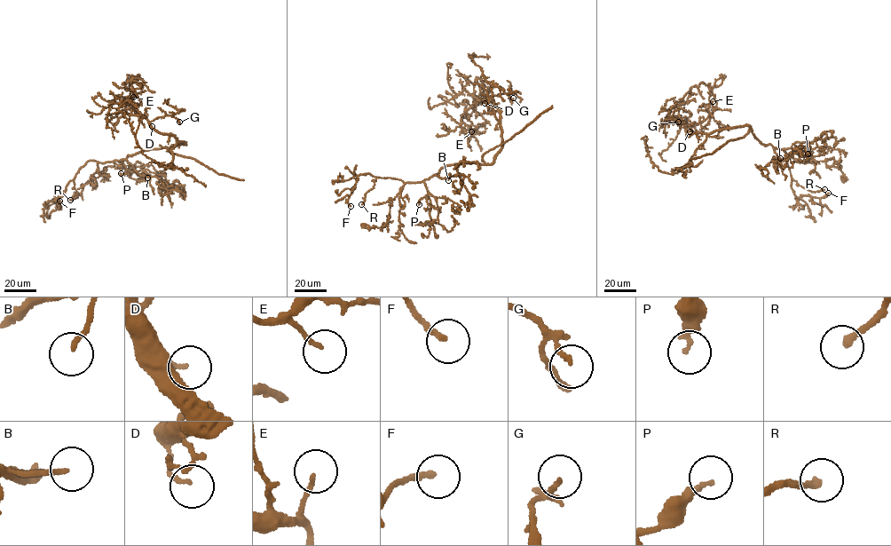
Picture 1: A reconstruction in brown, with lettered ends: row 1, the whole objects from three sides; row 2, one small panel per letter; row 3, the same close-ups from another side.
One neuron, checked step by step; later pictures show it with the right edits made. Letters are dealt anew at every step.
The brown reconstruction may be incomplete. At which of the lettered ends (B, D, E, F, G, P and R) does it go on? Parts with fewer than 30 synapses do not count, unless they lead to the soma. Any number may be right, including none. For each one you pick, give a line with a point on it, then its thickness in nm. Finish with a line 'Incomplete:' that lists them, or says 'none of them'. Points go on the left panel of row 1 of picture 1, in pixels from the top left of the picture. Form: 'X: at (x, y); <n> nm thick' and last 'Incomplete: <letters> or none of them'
E: at (133, 97); 130 nm thick
F: at (59, 201); 200 nm thick
R: at (70, 200); 240 nm thick
Incomplete: E, F, R

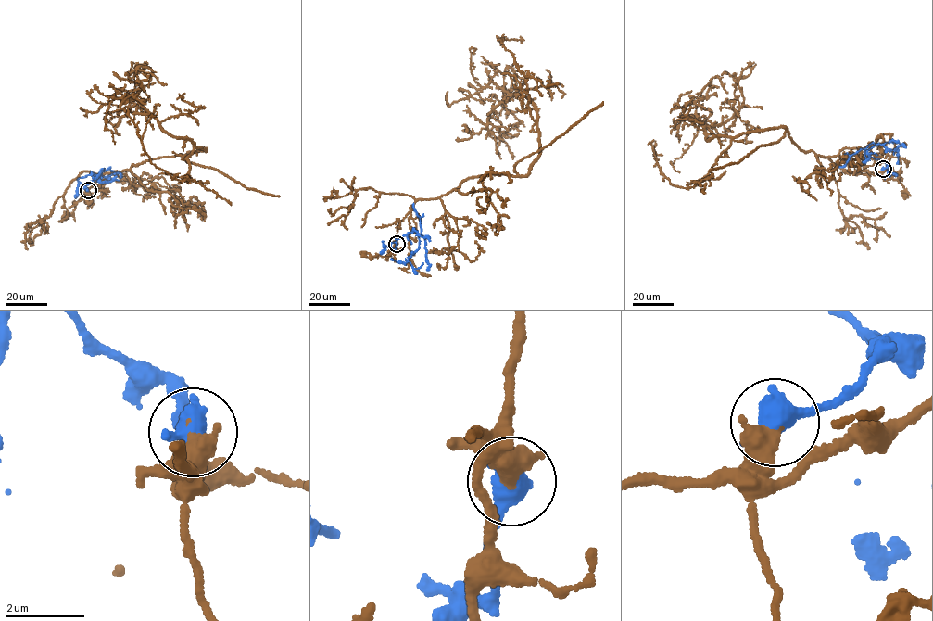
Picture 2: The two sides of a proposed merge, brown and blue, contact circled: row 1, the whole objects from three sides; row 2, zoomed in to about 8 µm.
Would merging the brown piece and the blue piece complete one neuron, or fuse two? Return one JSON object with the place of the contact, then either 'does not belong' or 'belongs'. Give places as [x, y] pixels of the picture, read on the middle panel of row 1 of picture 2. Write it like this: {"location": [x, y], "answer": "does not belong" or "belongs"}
{"location": [397, 244], "answer": "does not belong"}

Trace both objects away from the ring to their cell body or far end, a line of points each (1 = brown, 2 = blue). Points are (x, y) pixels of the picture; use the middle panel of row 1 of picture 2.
1: (397, 244), (417, 200), (470, 178), (525, 175), (538, 154), (536, 107), (474, 81), (473, 54)
2: (397, 244), (393, 250), (391, 243), (415, 232), (418, 248), (408, 260), (414, 268), (423, 263)

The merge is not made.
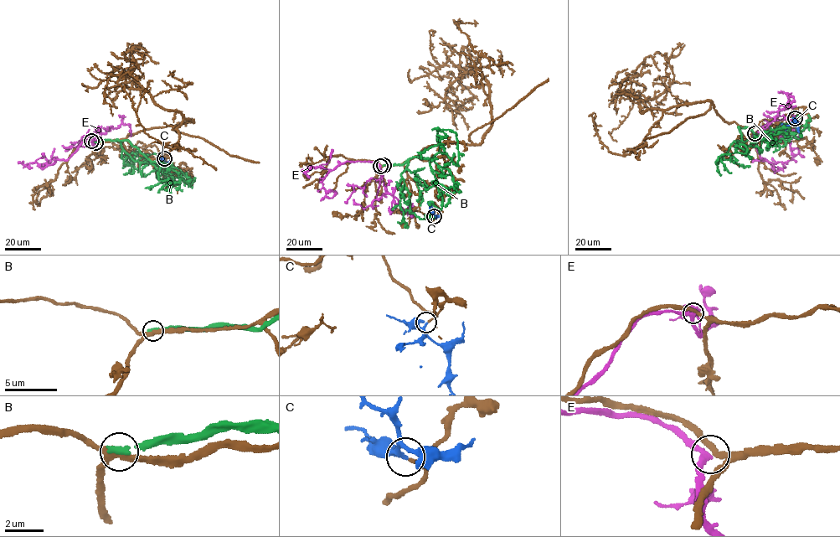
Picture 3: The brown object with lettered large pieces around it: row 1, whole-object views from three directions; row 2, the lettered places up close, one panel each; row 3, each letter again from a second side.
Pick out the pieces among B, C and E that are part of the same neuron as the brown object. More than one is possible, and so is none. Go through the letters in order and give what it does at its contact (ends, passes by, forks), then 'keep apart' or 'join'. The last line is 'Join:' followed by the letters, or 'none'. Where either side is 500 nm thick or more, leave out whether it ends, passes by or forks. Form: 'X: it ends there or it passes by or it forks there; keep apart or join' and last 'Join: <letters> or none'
B: it ends there; keep apart
C: it passes by; join
E: it passes by; keep apart
Join: C

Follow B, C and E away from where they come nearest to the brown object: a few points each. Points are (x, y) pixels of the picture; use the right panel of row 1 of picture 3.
B: (754, 133), (749, 127), (738, 126), (742, 138), (734, 141), (747, 151), (719, 156), (715, 163), (721, 175)
C: (795, 118), (786, 128), (785, 136)
E: (754, 133), (753, 136), (760, 158), (774, 164), (773, 169), (772, 166), (775, 170), (780, 168), (774, 167)

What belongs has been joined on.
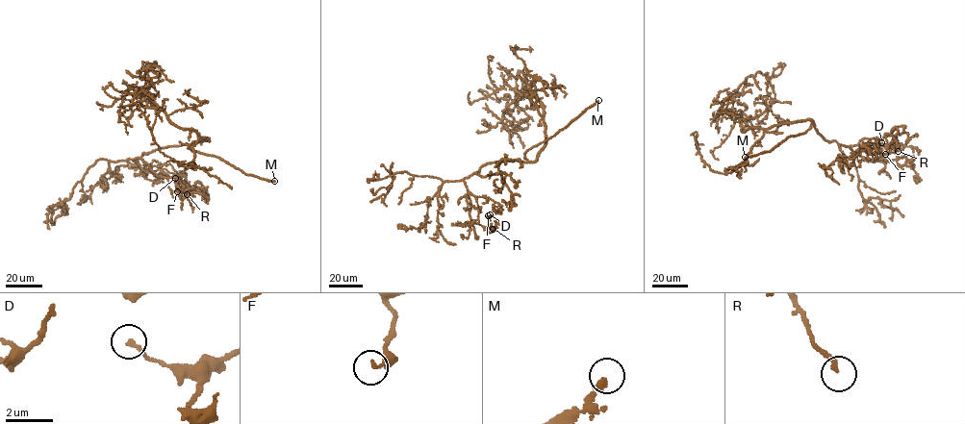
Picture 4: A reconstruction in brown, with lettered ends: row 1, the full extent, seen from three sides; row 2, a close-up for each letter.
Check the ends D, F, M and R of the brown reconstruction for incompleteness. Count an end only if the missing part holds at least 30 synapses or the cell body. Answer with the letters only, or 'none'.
M

